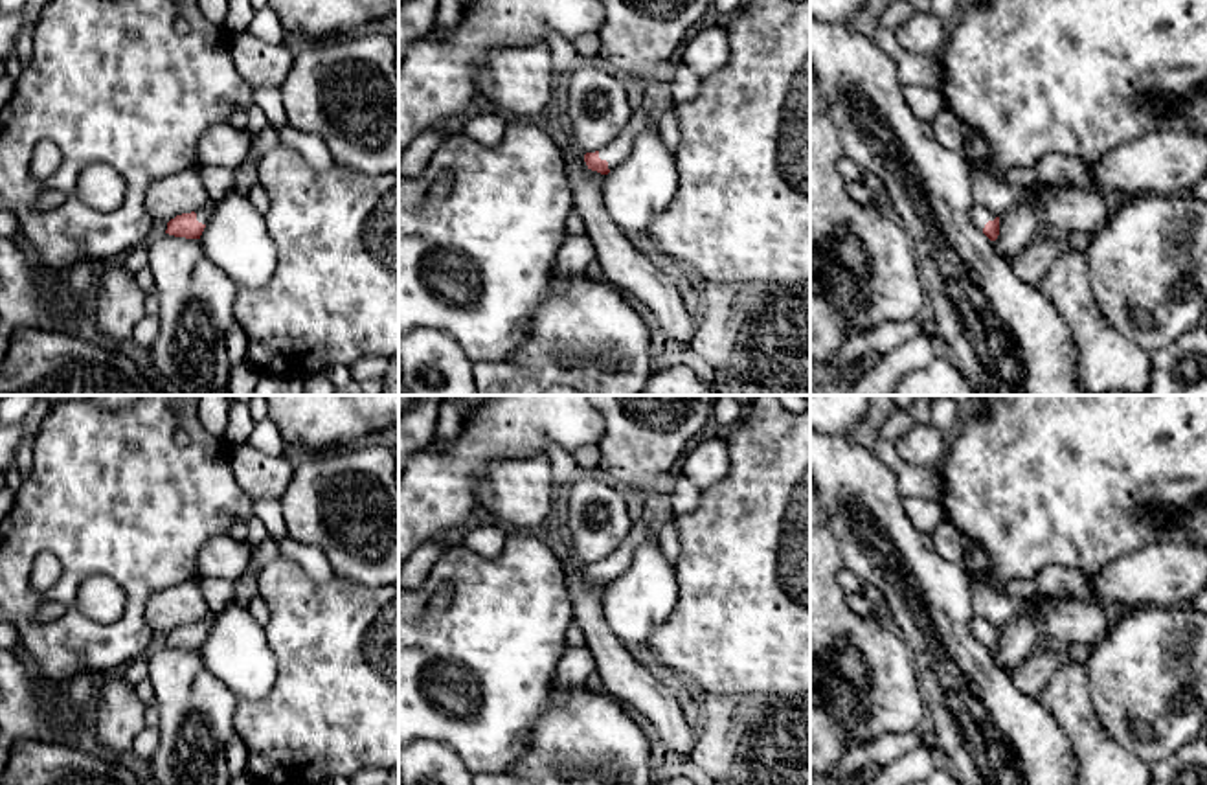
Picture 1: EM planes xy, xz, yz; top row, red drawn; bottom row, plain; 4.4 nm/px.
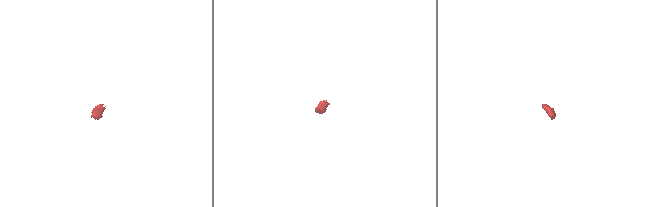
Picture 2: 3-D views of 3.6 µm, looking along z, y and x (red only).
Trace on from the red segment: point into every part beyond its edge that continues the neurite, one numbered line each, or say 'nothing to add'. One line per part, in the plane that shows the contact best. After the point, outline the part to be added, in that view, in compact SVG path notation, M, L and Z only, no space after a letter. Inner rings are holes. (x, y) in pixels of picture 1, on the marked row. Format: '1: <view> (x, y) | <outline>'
1: xz (614, 153) | M645 107L632 108L626 129L604 149L599 151L599 158L608 162L608 169L615 169L625 156L632 151L636 136L649 125L650 116Z

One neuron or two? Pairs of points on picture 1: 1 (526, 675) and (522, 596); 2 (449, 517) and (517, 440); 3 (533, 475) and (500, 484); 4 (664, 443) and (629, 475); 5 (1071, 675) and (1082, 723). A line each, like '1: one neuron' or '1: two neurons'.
1: one neuron
2: one neuron
3: one neuron
4: one neuron
5: one neuron

